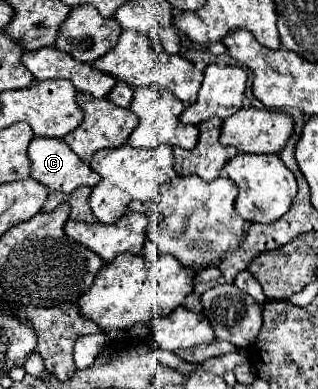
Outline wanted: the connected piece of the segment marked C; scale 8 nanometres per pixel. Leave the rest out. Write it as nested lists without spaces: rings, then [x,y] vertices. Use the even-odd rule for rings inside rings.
[[[35,137],[27,153],[33,165],[33,179],[53,191],[71,193],[79,185],[95,187],[101,181],[99,173],[83,163],[61,139]]]

